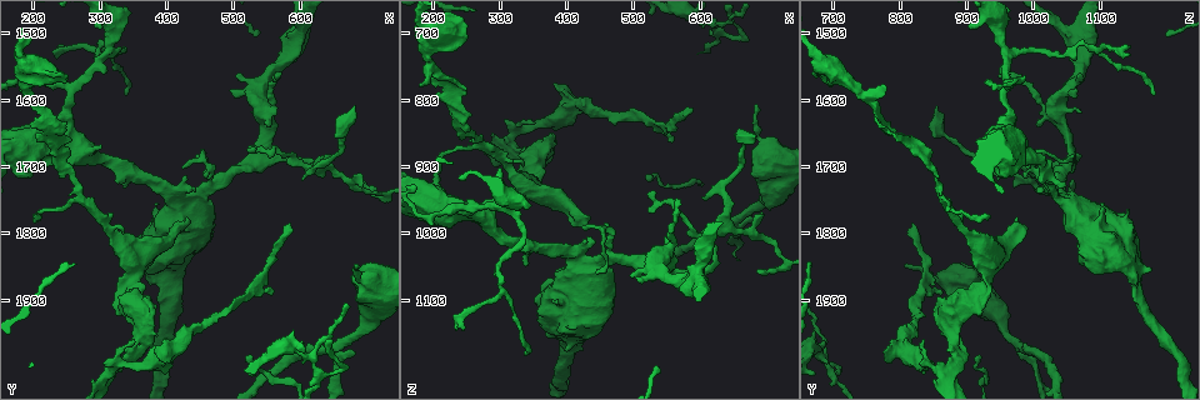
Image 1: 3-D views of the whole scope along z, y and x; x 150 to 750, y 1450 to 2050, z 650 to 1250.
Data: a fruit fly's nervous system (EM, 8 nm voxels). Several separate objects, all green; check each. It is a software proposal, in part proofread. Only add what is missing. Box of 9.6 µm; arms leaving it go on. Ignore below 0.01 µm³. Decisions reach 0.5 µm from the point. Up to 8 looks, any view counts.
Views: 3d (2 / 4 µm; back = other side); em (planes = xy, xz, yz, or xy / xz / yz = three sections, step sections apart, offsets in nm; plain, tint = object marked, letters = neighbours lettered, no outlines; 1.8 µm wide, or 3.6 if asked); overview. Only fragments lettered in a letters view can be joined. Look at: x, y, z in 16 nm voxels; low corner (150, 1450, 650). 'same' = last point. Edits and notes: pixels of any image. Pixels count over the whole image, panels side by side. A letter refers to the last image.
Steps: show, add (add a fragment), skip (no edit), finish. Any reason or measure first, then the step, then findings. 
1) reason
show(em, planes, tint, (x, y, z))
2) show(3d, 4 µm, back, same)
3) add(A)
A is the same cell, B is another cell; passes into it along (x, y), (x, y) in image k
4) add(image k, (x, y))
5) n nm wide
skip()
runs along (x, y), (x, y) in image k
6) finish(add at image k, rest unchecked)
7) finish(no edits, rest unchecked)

show(3d, 2 µm, (585, 1785, 820))

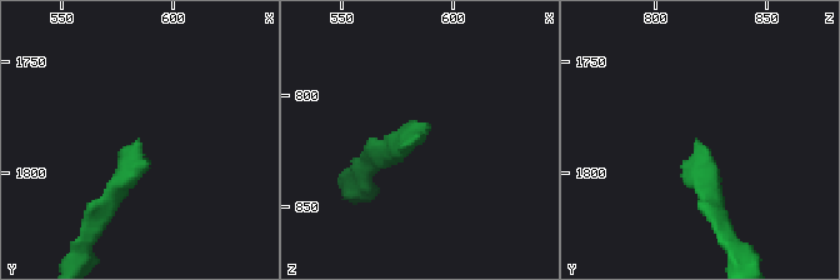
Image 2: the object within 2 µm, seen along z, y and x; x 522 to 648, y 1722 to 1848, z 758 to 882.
show(em, 3.6 µm, yz, step 4, letters, (584, 1784, 820))

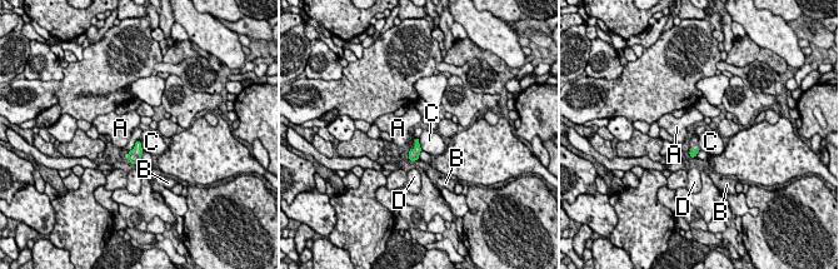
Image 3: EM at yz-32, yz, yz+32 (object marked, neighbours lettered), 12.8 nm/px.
show(em, 3.6 µm, planes, letters, same)

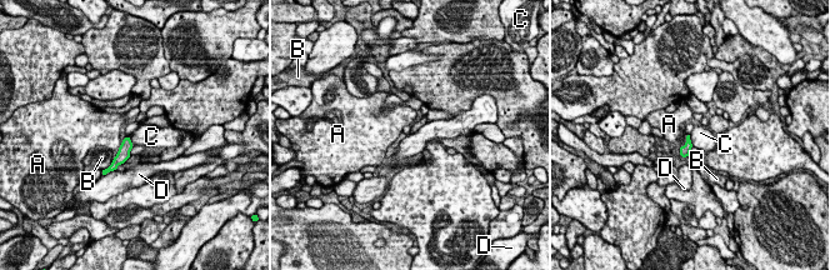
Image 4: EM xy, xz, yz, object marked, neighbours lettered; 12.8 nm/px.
skip()
A, B, C and D are other cells; border along (689, 135), (693, 146) in image 4; none of them fits

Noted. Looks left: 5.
thick end
show(em, planes, tint, (385, 1980, 775))

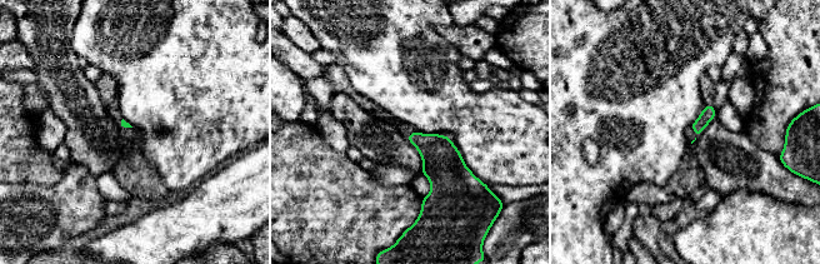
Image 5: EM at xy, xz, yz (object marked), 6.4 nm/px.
what lies round it
show(em, planes, letters, same)

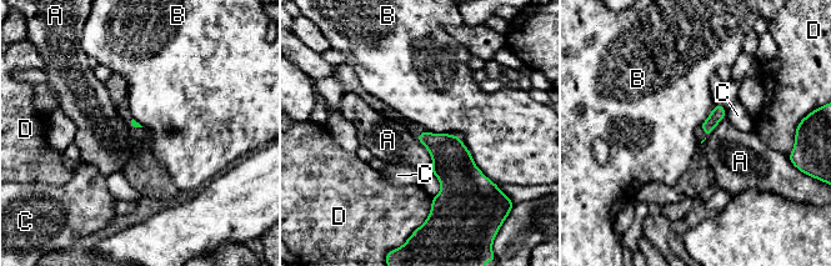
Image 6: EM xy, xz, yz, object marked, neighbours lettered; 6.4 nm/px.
skip()
A, B, C and D are other cells; border along (425, 130), (455, 134), (491, 180) in image 6; none of them fits

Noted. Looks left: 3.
branch point
show(3d, 2 µm, (350, 1970, 875))

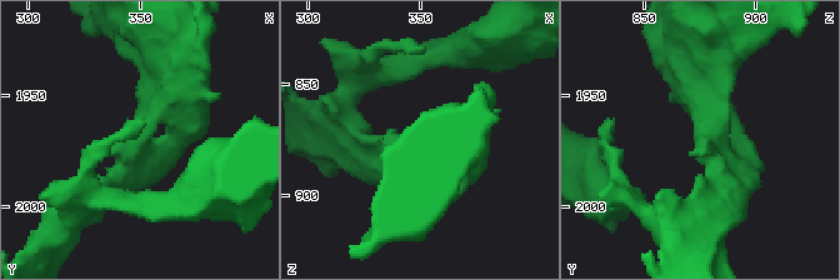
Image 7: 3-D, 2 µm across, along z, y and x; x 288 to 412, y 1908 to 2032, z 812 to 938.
show(em, 3.6 µm, planes, tint, (350, 1970, 880))

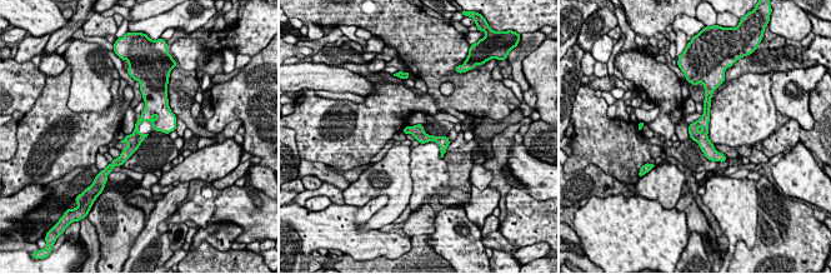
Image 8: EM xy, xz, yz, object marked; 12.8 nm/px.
what lies round it
show(em, 3.6 µm, planes, letters, same)

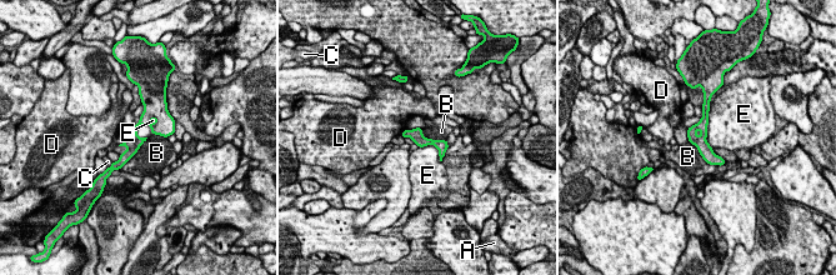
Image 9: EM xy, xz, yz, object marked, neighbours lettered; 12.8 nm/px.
skip()
A, B, C, D and E are other cells; runs along (149, 104), (131, 150), (115, 165) in image 9; none of them fits

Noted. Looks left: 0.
finish(no edits, rest unchecked)

